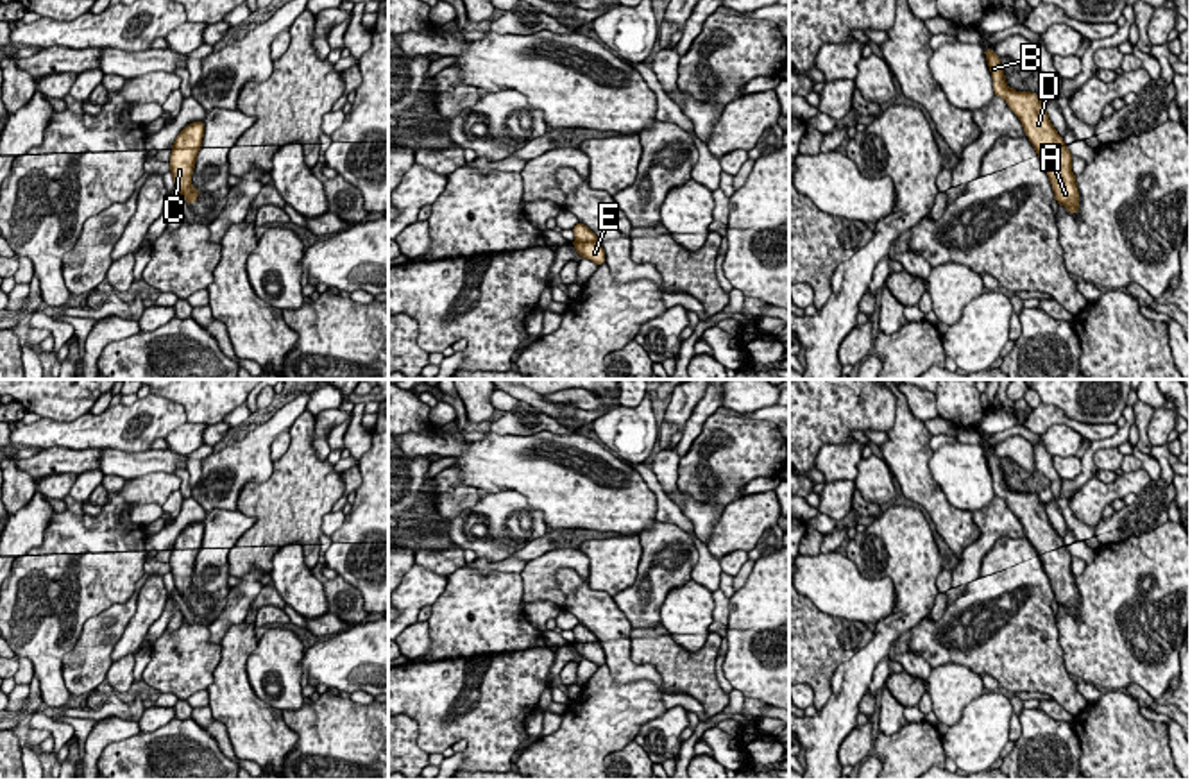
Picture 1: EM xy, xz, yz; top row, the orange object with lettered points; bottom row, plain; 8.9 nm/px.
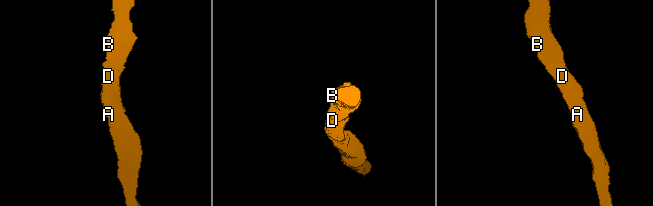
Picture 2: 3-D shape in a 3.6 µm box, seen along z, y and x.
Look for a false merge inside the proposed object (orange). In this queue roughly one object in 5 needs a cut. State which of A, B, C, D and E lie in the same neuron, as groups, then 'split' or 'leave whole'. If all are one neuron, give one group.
A B C D E | leave whole

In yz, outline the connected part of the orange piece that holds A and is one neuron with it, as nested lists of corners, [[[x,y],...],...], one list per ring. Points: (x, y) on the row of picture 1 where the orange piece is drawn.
[[[984,48],[984,54],[993,77],[993,91],[997,97],[1002,97],[1009,109],[1020,118],[1025,136],[1036,148],[1050,179],[1054,199],[1059,206],[1065,206],[1068,213],[1077,215],[1079,193],[1075,175],[1072,174],[1072,154],[1063,136],[1052,127],[1038,93],[1011,89],[1006,84],[1000,57],[995,55],[991,48]]]

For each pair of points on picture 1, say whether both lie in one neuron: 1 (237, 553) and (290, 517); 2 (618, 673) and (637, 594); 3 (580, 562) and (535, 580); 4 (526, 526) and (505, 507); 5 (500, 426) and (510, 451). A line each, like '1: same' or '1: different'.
1: same
2: different
3: same
4: same
5: different

